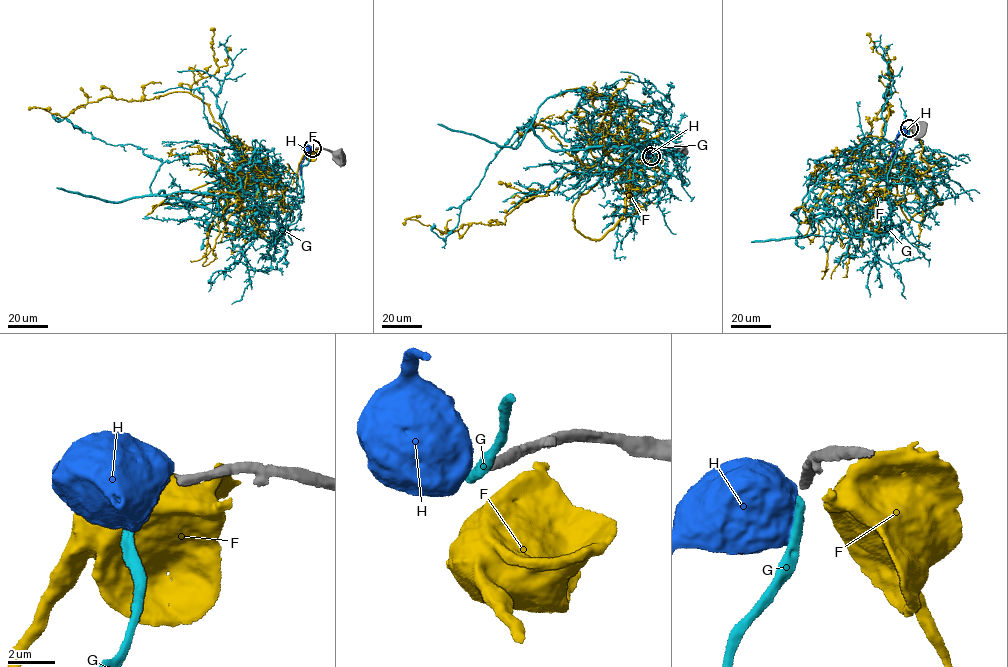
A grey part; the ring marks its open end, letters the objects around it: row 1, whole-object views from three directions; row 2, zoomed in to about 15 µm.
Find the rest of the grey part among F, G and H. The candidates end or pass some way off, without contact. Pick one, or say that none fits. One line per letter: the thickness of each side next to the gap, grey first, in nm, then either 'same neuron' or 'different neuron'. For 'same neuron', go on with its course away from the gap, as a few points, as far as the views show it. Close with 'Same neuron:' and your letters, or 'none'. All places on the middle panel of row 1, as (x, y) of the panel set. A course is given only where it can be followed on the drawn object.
F: 360/900 nm | different neuron
G: 360/320 nm | same neuron | via (650, 156), (663, 134), (648, 151), (558, 151), (532, 129), (516, 127), (444, 239), (433, 223)
H: 360/900 nm | different neuron
Same neuron: G

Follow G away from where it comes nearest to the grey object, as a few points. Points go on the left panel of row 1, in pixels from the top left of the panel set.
G: (310, 149), (303, 195), (284, 195), (243, 228), (162, 191), (153, 194), (162, 162), (57, 117)

